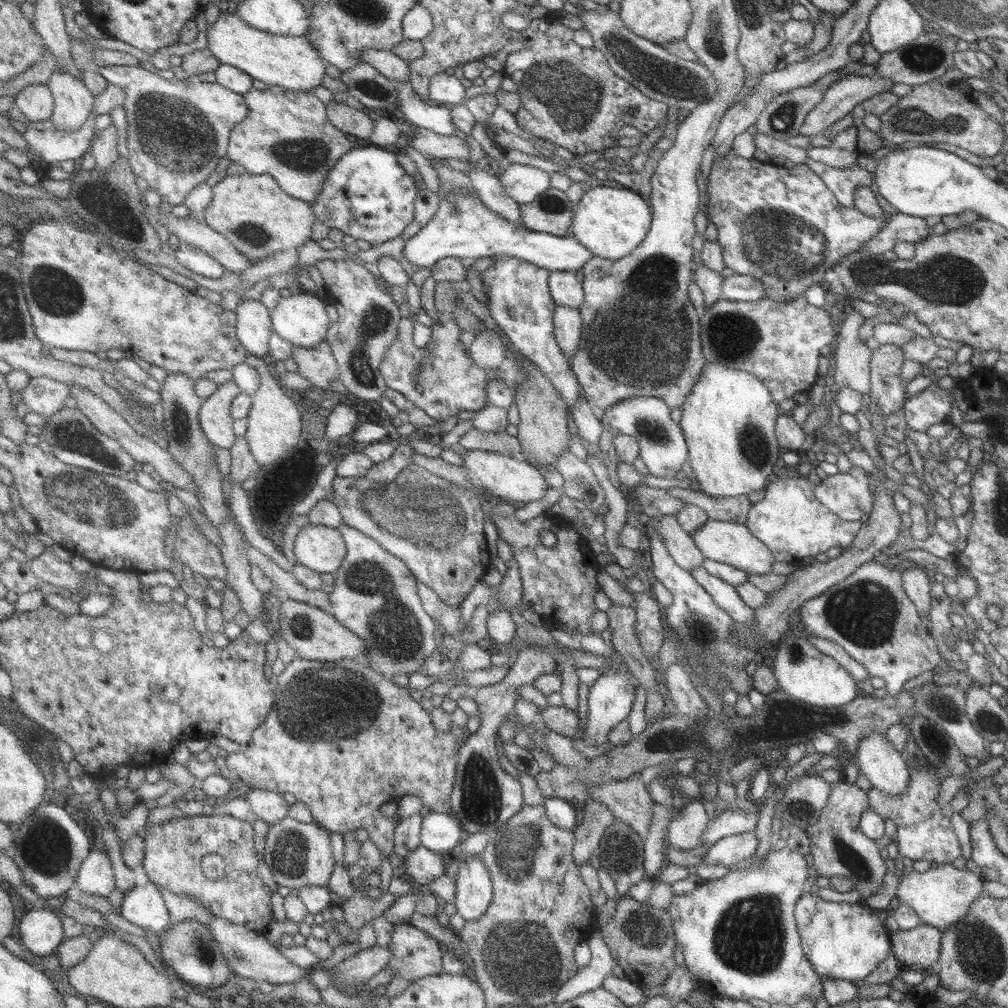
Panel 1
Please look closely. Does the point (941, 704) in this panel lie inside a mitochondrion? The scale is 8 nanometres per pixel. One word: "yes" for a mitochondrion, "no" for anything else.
yes

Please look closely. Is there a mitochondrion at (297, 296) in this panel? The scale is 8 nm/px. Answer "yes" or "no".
no

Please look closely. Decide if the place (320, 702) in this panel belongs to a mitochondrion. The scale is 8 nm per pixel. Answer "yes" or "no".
yes

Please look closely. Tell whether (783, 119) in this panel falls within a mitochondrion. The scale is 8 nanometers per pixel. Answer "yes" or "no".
yes

